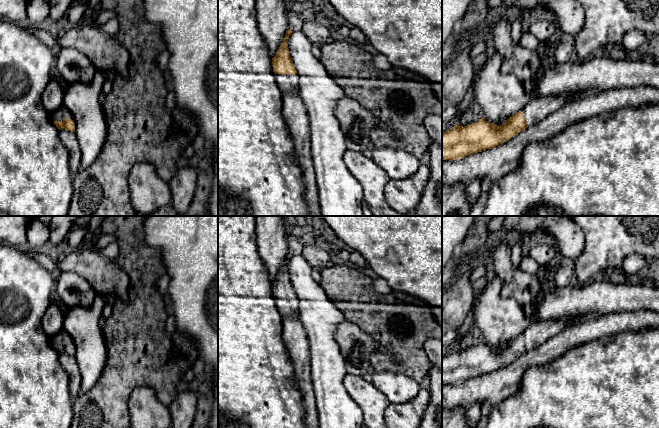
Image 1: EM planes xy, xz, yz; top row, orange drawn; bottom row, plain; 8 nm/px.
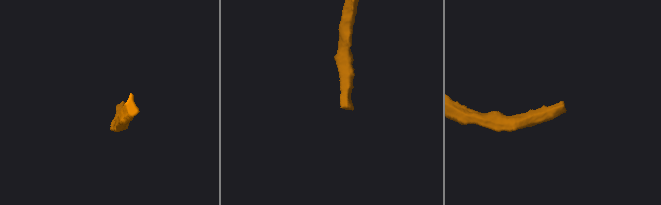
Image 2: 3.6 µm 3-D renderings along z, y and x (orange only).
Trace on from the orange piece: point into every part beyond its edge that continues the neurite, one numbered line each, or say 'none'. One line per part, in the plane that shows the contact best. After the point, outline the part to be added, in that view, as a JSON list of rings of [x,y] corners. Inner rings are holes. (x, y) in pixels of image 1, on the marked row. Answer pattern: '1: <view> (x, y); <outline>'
1: xz (288, 84); [[[276,74],[276,81],[282,94],[299,93],[299,76]]]

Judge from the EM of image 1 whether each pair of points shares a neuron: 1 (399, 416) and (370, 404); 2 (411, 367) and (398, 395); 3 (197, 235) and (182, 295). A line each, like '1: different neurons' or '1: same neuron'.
1: different neurons
2: different neurons
3: same neuron

